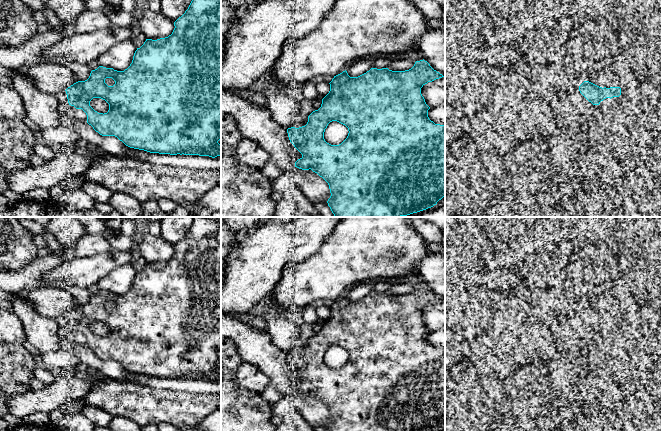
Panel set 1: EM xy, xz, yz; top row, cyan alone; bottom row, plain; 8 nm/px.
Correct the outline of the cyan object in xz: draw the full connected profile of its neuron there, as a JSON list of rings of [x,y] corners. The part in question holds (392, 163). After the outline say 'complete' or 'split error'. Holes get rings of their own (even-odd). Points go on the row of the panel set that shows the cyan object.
[[[423,60],[416,61],[414,66],[405,71],[392,71],[388,68],[371,68],[358,77],[350,77],[347,71],[334,76],[330,84],[329,93],[322,99],[321,107],[308,116],[305,126],[287,129],[288,137],[294,147],[302,154],[295,162],[295,167],[302,170],[311,169],[322,177],[329,185],[331,196],[327,203],[335,217],[401,217],[417,213],[433,207],[445,197],[445,125],[435,124],[428,117],[430,107],[421,94],[421,88],[428,82],[444,77]],[[337,121],[348,128],[347,138],[339,145],[331,145],[324,139],[324,132],[328,124]]]; complete

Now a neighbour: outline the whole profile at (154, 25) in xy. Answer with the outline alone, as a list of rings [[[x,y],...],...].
[[[149,9],[144,11],[143,17],[138,22],[141,33],[146,39],[152,40],[168,37],[175,28],[174,22],[161,12],[153,12]]]

